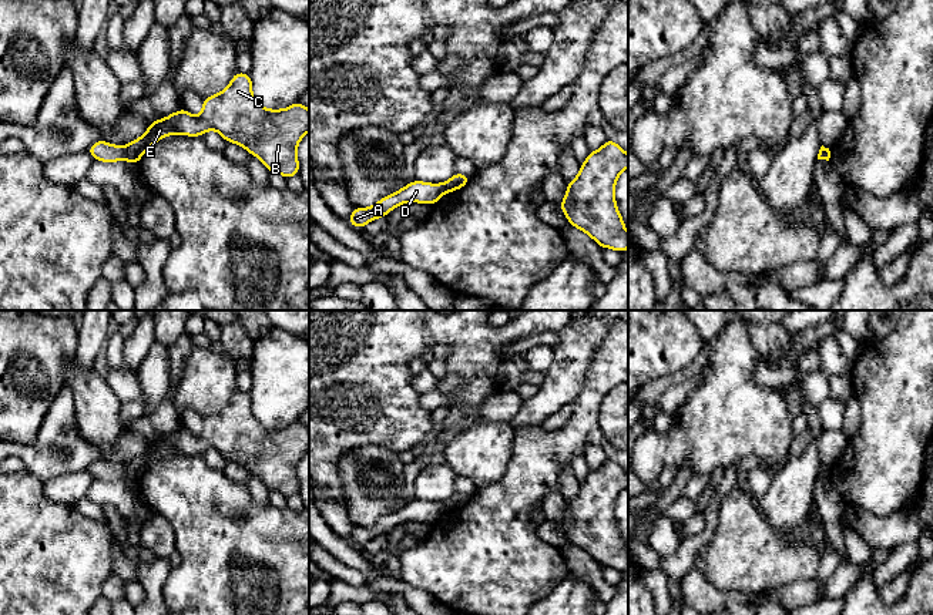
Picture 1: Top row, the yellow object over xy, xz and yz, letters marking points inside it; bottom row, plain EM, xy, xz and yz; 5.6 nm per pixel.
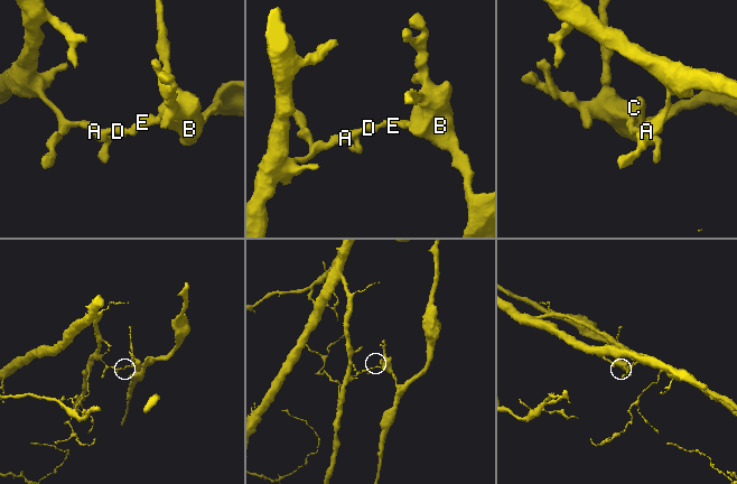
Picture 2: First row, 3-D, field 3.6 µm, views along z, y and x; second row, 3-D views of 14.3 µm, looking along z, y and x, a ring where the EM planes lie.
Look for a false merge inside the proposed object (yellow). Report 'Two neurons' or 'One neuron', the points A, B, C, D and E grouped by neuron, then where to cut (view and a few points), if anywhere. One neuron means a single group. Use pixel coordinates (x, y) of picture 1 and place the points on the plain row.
Two neurons. Groups: A D / B C E. Split along xy (123, 466), (126, 477)

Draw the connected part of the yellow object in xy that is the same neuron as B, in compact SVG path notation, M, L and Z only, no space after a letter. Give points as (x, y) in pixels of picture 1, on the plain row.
M236 390L228 406L219 413L202 417L202 433L191 434L185 427L167 437L150 441L148 450L125 464L125 478L137 484L142 473L165 454L182 453L202 456L208 448L218 450L226 461L242 464L251 474L258 475L271 491L291 497L299 491L296 466L309 450L309 429L299 420L285 429L266 429L252 416L252 400L249 393Z

